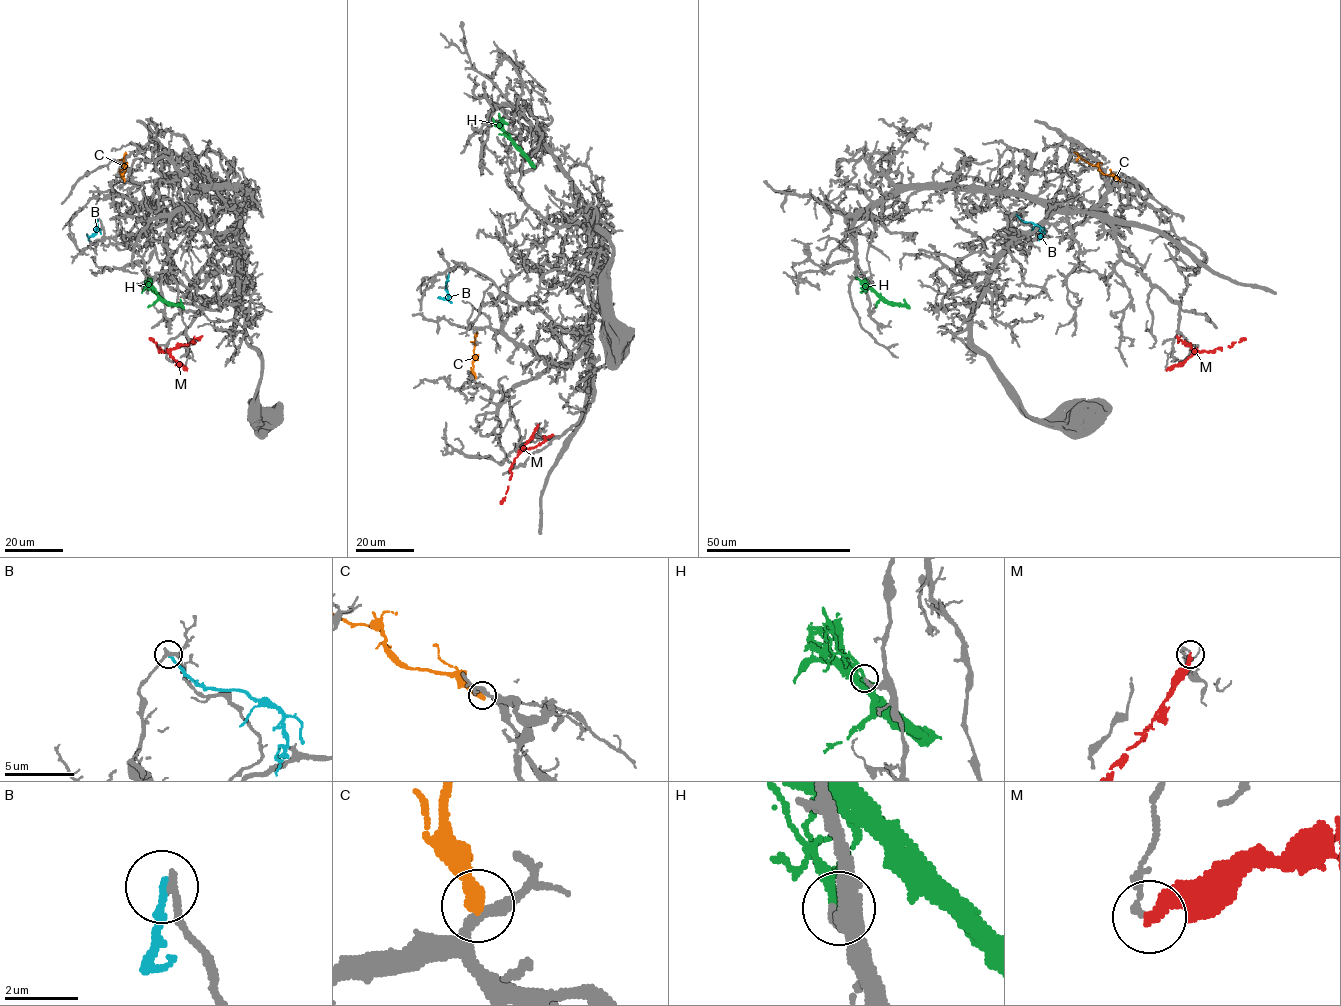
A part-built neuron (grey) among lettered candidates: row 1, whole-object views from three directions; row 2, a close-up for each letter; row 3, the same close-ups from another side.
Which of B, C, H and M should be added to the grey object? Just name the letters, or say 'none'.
none

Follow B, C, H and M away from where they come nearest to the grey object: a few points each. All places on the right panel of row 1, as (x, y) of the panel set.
B: (1017, 215), (1039, 227), (1039, 240)
C: (1120, 180), (1104, 174), (1074, 152)
H: (866, 292), (863, 285), (869, 285), (889, 301), (909, 308)
M: (1166, 369), (1178, 366), (1198, 351), (1230, 347), (1246, 338)

